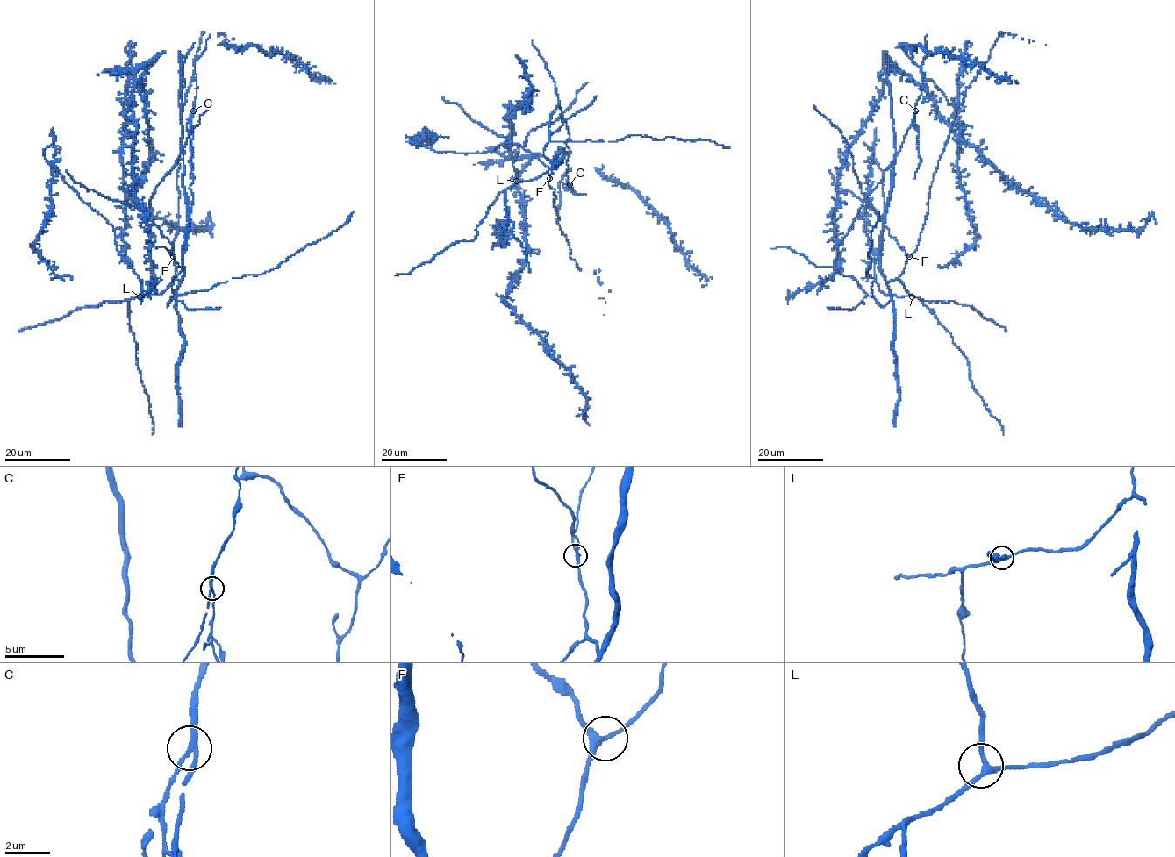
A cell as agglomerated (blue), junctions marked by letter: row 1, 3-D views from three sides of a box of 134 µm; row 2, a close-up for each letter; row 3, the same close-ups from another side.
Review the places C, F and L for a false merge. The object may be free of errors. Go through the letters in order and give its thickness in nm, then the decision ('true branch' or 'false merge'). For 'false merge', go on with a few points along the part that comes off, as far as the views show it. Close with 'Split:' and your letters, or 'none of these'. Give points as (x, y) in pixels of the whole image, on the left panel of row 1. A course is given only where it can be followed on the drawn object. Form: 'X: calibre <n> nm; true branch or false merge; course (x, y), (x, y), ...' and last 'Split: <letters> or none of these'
C: calibre 190 nm; false merge; course (192, 110), (189, 129), (192, 134), (193, 154), (189, 179)
F: calibre 240 nm; true branch
L: calibre 200 nm; true branch
Split: C

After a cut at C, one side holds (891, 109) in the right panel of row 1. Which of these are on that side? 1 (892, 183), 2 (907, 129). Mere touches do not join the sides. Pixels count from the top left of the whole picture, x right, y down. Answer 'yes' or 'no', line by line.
1: yes
2: yes

